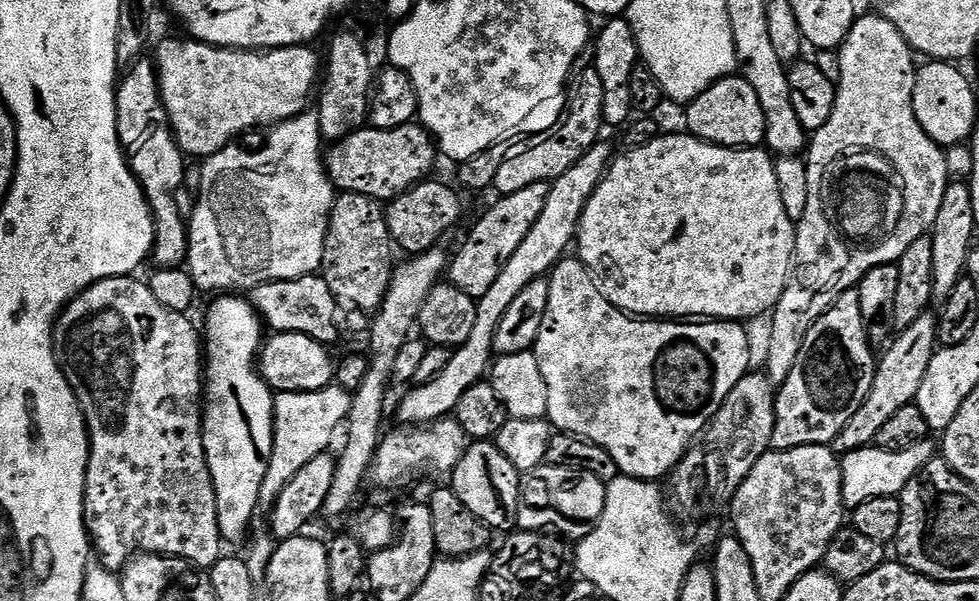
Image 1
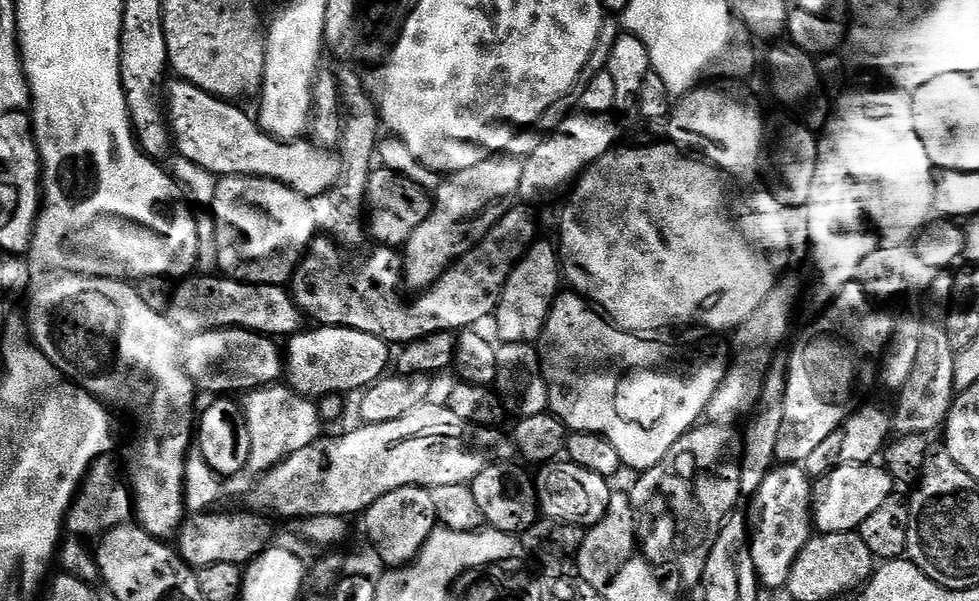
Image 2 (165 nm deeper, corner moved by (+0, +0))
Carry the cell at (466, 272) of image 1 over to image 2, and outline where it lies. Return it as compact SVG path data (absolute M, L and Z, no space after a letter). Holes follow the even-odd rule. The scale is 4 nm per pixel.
M514 206L507 212L507 214L505 214L505 216L503 216L502 219L486 233L486 235L484 235L483 240L481 240L476 247L471 248L461 260L456 261L451 268L444 271L444 273L432 283L431 288L426 288L423 292L419 293L419 295L415 297L416 301L414 301L412 305L408 305L407 302L404 301L403 294L400 293L400 288L402 289L402 285L404 284L404 258L395 247L372 246L376 248L370 249L365 256L352 256L348 260L349 249L337 244L336 241L332 239L331 235L328 234L317 235L316 239L308 245L308 251L301 256L300 262L296 266L296 271L292 273L292 279L290 281L292 298L296 301L296 304L299 305L305 317L307 317L309 321L315 322L317 325L327 326L329 328L353 328L354 330L362 330L366 334L376 335L378 338L384 340L389 346L395 346L395 344L400 344L399 346L407 346L411 344L413 340L421 340L423 336L429 336L430 334L438 334L439 332L451 332L456 334L461 330L471 329L473 326L476 326L476 323L478 323L479 320L484 320L487 316L489 319L489 317L495 313L496 307L500 305L500 295L502 294L502 290L506 286L506 282L510 278L514 266L528 253L529 248L532 247L534 241L537 239L535 214L528 208L520 207L521 206Z

